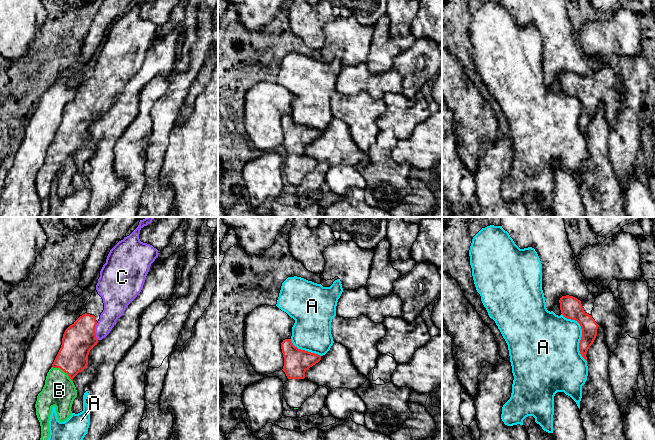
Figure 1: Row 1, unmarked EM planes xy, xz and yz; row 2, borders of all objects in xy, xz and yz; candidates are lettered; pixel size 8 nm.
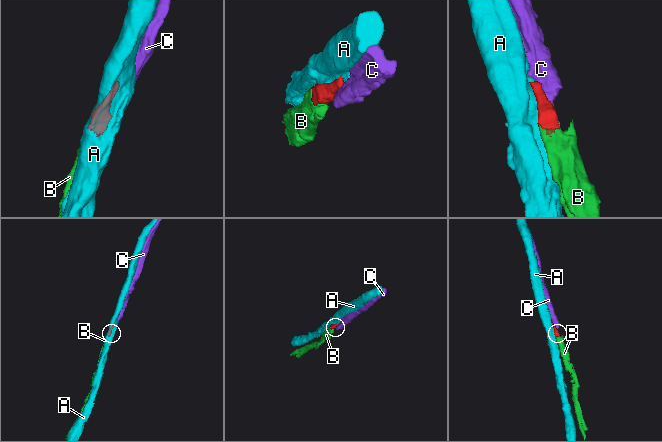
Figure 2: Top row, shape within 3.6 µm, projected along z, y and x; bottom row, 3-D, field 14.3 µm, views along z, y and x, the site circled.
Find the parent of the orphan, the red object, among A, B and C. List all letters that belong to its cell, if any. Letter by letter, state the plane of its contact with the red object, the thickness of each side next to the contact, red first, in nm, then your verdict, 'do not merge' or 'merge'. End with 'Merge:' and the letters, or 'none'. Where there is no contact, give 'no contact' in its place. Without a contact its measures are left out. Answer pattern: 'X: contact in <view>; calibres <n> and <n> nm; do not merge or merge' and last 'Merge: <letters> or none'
A: contact in yz; calibres 180 and 440 nm; do not merge
B: contact in xy; calibres 260 and 260 nm; merge
C: contact in xy; calibres 260 and 170 nm; merge
Merge: B, C

